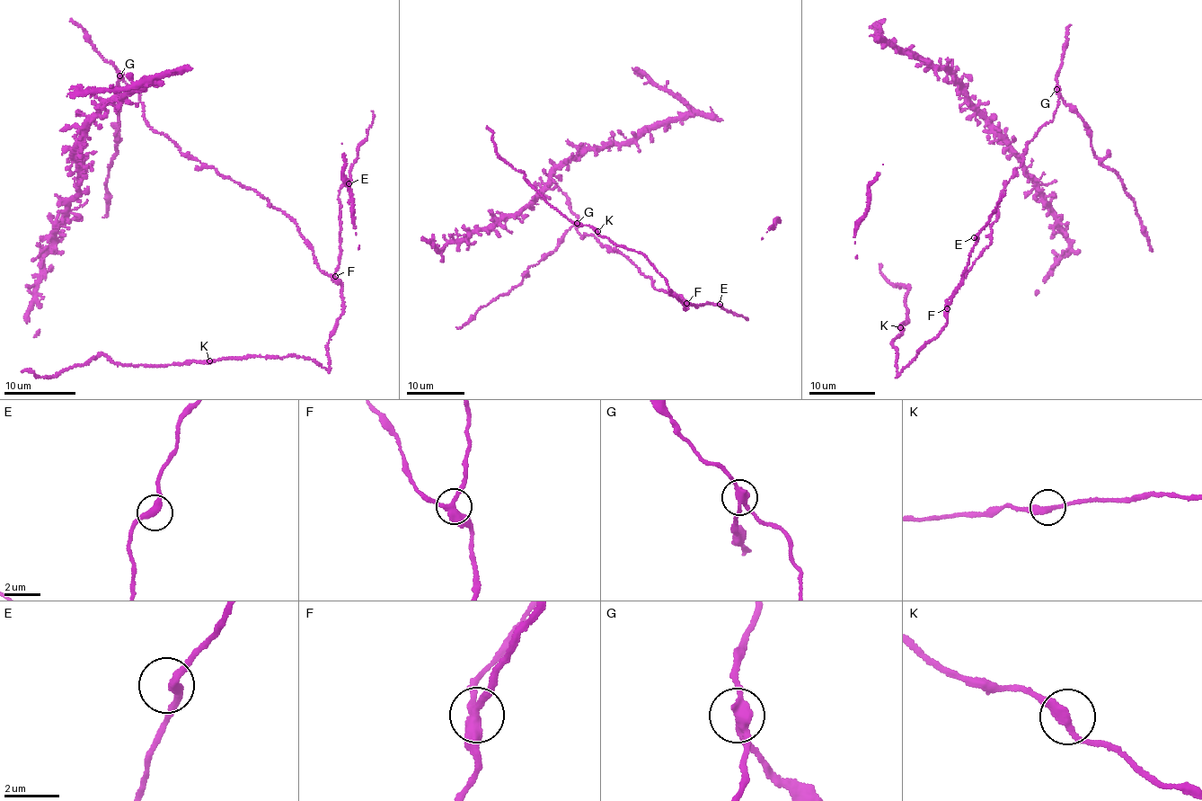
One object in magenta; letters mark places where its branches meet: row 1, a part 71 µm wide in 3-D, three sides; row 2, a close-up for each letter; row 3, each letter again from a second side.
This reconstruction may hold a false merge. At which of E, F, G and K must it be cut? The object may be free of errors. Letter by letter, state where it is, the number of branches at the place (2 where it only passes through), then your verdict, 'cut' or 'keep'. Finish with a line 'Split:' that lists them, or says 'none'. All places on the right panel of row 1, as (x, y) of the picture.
E: (974, 237) | 2 | keep
F: (947, 308) | 3 | keep
G: (1056, 89) | 3 | cut
K: (900, 327) | 2 | keep
Split: G

